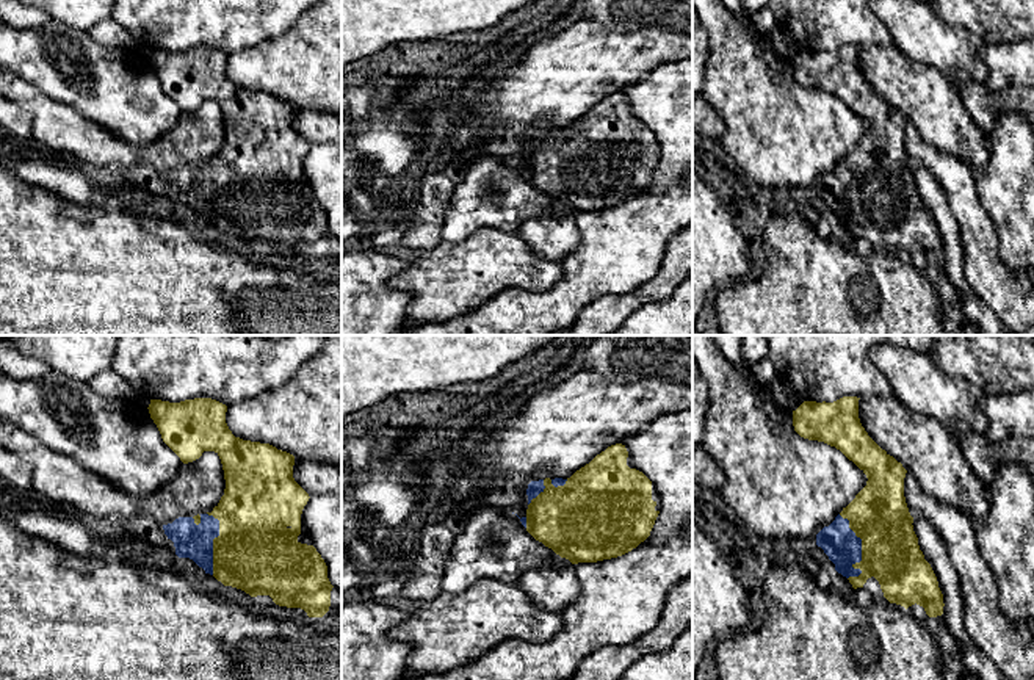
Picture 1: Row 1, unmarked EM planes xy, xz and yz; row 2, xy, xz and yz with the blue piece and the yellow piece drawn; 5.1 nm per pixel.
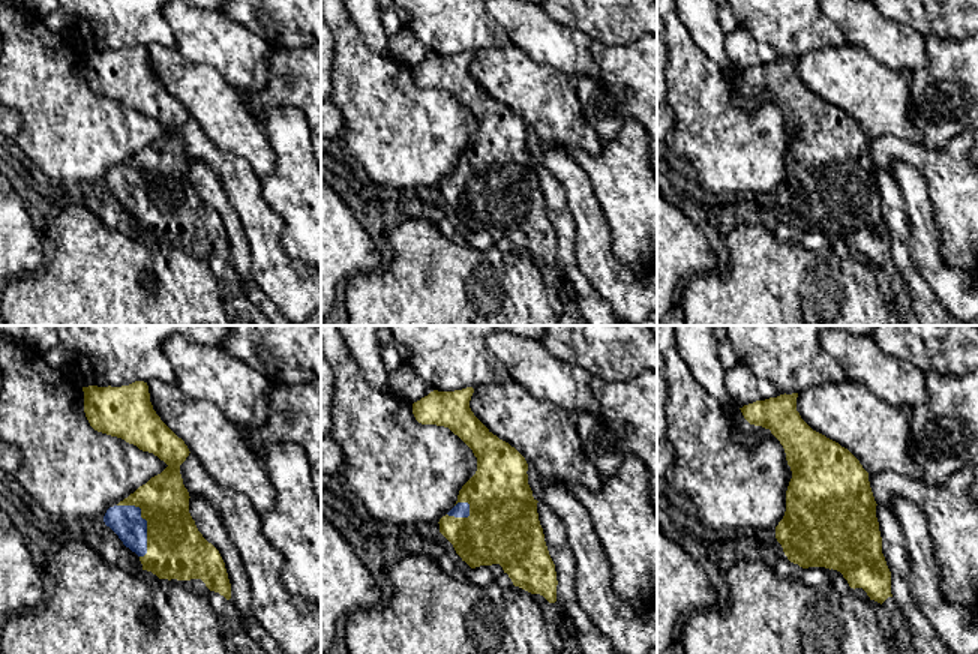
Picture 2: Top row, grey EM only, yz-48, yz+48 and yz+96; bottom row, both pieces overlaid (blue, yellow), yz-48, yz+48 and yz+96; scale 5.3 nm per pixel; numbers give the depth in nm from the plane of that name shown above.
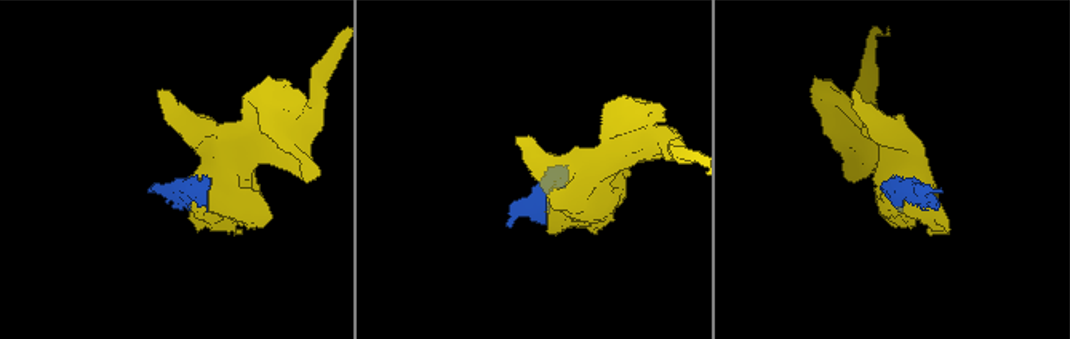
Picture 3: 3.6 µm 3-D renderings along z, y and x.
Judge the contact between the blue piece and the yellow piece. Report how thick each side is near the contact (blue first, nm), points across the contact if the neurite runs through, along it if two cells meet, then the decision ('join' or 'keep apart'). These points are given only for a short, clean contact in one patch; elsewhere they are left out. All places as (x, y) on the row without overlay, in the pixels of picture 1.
180/300 nm | join

